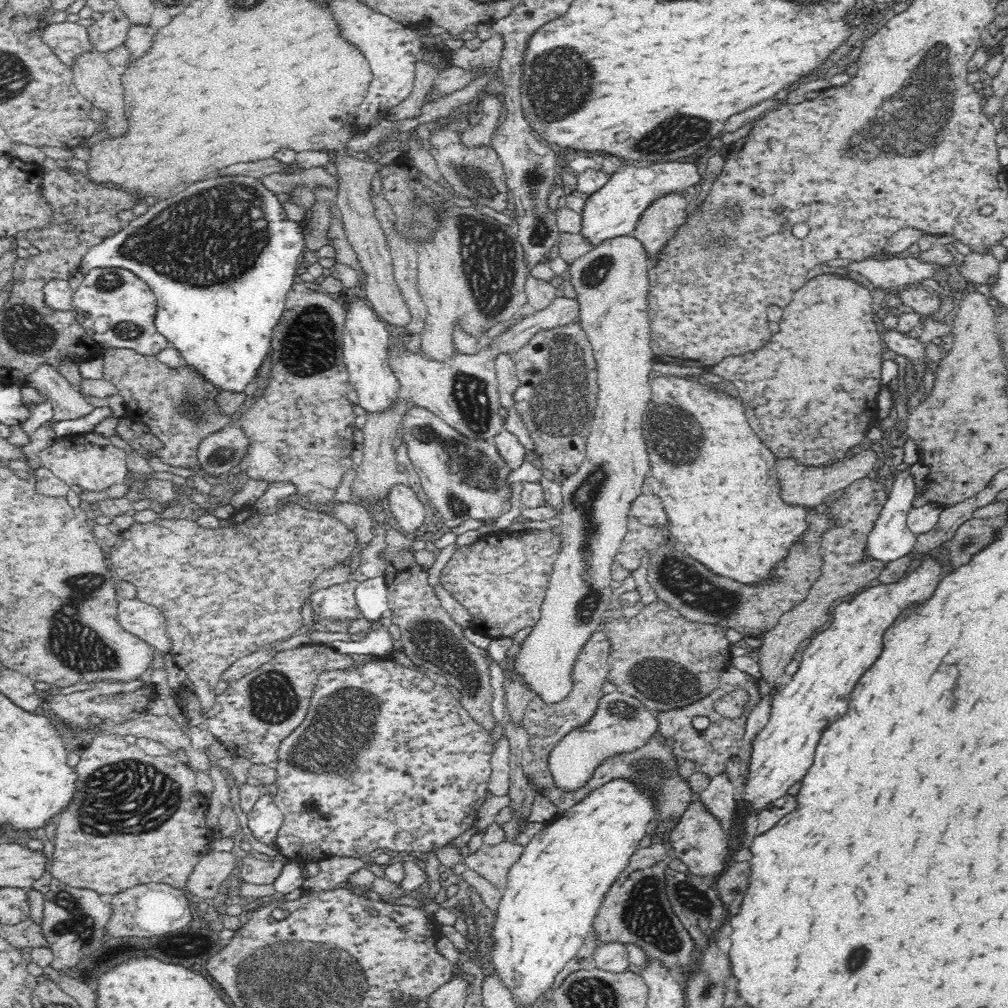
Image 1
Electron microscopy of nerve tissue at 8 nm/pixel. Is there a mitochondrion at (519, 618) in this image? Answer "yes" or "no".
no

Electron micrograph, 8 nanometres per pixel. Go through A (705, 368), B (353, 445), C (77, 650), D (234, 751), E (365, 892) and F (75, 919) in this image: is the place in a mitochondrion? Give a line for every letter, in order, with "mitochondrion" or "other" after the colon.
A: other
B: other
C: mitochondrion
D: other
E: other
F: mitochondrion

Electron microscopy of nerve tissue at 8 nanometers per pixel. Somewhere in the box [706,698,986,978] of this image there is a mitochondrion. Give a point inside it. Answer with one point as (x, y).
(855, 962)

